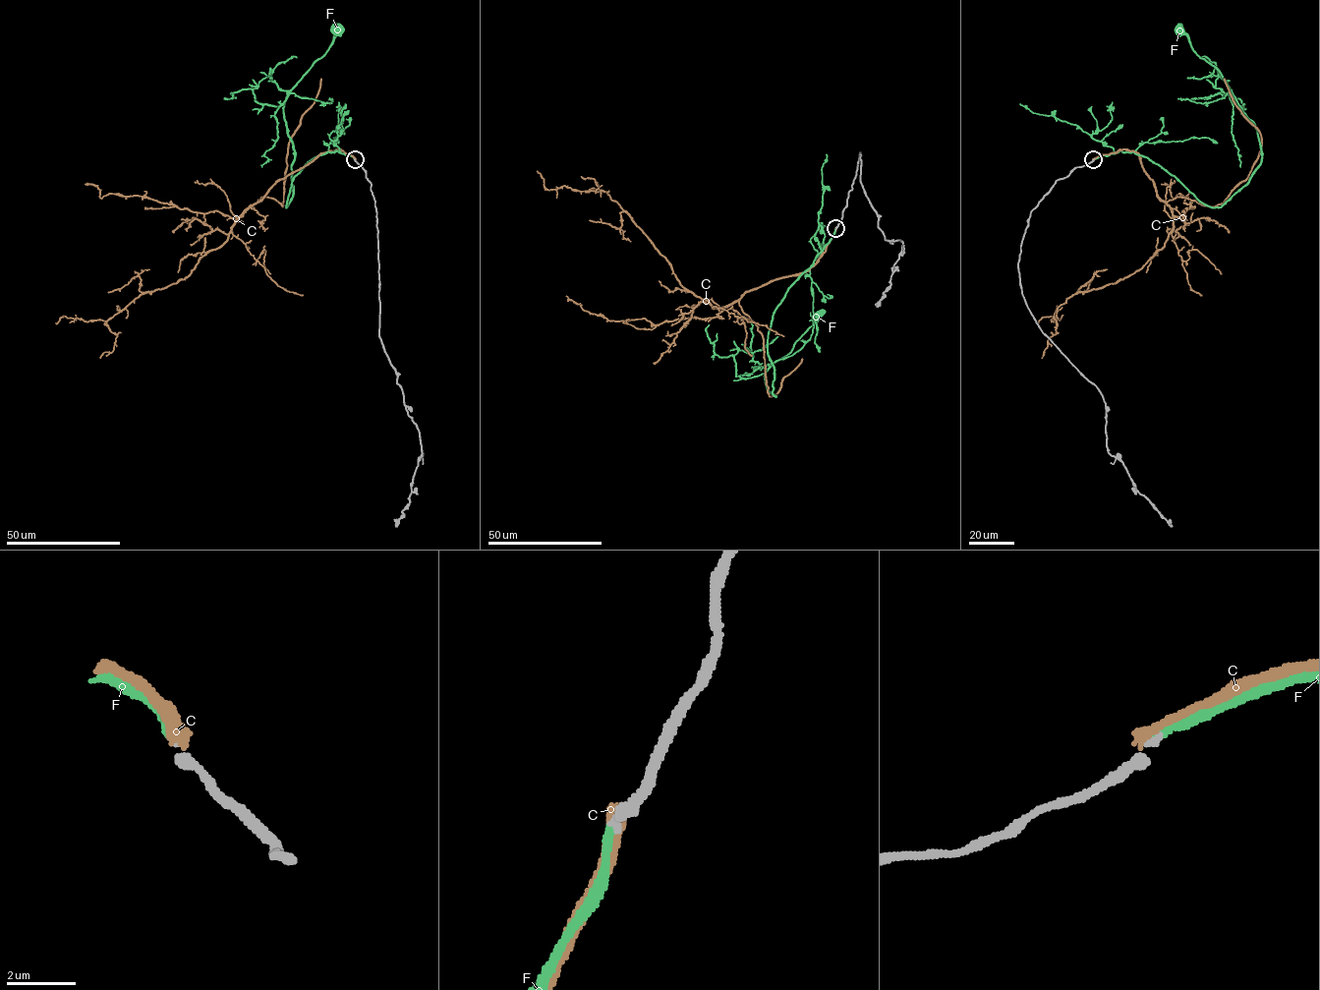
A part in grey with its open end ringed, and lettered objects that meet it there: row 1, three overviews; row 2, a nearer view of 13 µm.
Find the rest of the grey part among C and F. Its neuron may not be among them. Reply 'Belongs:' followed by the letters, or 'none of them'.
Belongs: F

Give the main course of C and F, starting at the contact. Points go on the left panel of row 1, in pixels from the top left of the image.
C: (354, 159), (335, 149), (279, 179), (175, 283), (106, 320), (56, 322)
F: (354, 159), (337, 151), (314, 157), (294, 177), (286, 206), (294, 158), (283, 104), (338, 29)

